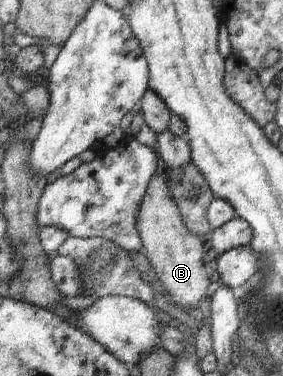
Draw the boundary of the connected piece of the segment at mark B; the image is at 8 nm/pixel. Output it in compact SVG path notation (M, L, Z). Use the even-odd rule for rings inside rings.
M153 174L147 182L145 193L141 196L136 215L135 231L141 240L143 255L153 267L159 283L165 293L183 310L195 309L199 302L204 303L203 296L207 291L208 277L203 268L204 248L196 235L189 233L180 218L178 207L169 197L165 180L159 174Z

